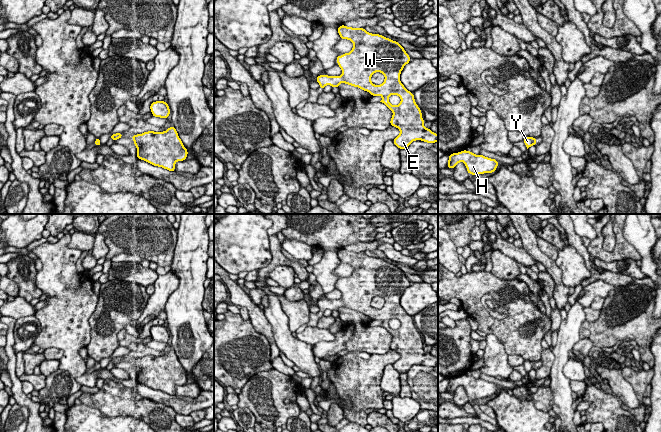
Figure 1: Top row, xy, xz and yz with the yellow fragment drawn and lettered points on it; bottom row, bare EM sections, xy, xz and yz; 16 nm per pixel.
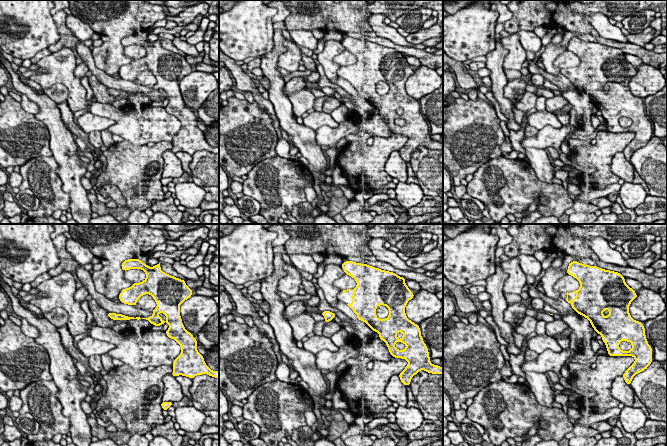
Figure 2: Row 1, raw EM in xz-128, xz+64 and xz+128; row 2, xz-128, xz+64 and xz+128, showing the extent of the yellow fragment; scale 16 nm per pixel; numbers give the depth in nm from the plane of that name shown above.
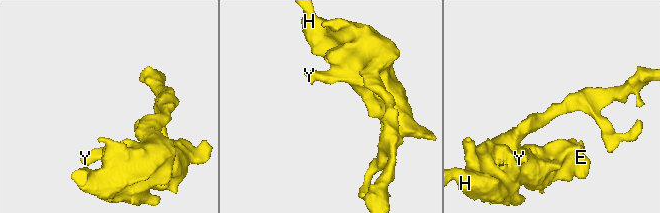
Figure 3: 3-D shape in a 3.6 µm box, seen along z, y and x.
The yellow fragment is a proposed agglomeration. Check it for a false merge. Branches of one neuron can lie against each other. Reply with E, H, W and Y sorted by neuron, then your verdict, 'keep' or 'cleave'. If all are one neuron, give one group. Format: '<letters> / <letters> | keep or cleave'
E H W Y | keep

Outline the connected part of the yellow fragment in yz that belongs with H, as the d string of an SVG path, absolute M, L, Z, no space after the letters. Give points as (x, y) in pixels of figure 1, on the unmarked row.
M463 374L458 377L449 379L448 392L455 392L456 389L463 386L467 392L467 396L473 400L496 395L498 385L485 381L481 378L476 379L470 375Z

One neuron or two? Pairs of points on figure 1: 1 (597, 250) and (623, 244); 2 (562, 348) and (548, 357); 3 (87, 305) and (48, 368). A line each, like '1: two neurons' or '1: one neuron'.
1: one neuron
2: two neurons
3: two neurons

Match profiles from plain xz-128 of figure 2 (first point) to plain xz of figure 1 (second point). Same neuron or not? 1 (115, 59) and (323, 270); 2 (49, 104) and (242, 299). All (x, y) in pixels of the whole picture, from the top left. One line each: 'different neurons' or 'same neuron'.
1: same neuron
2: same neuron

